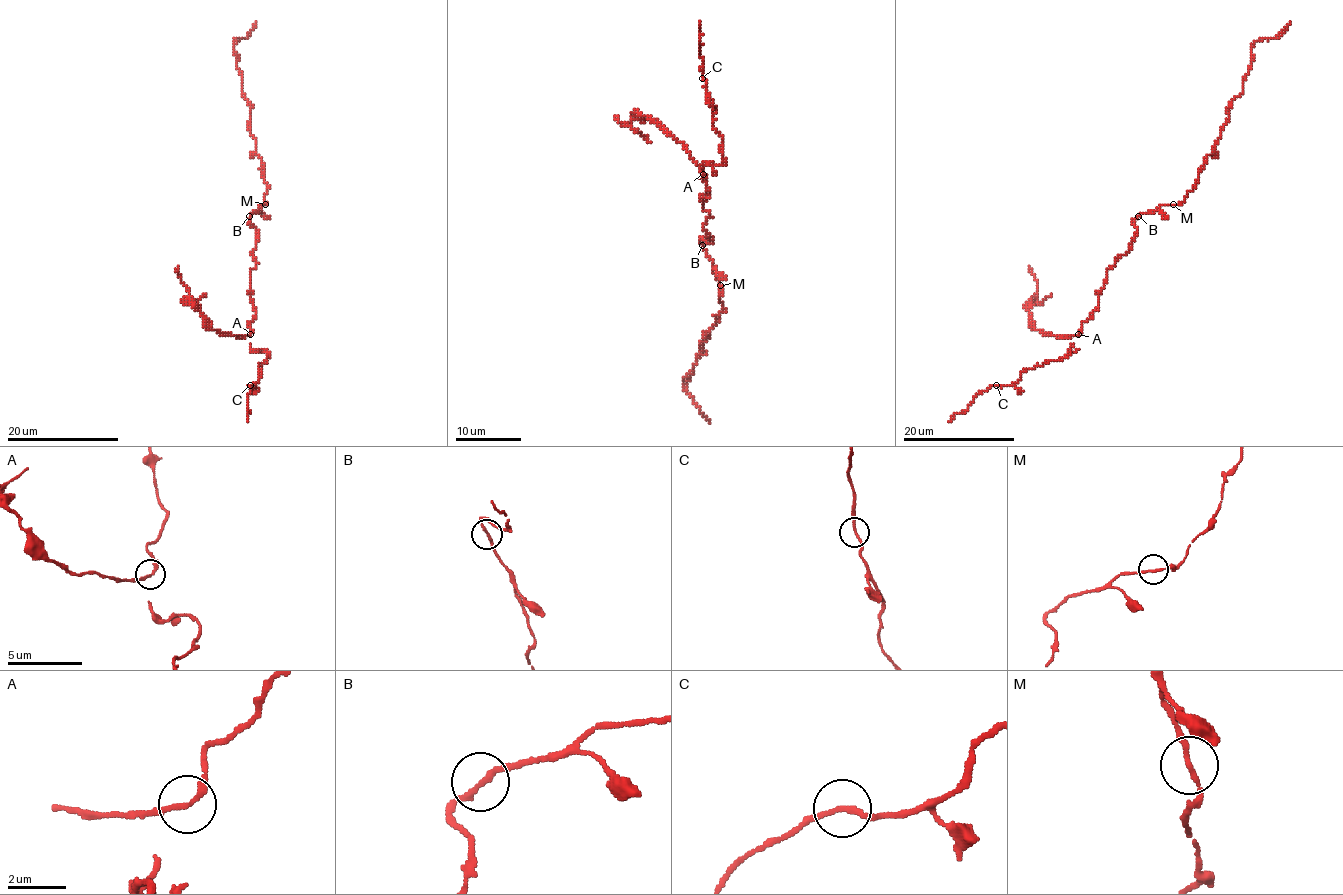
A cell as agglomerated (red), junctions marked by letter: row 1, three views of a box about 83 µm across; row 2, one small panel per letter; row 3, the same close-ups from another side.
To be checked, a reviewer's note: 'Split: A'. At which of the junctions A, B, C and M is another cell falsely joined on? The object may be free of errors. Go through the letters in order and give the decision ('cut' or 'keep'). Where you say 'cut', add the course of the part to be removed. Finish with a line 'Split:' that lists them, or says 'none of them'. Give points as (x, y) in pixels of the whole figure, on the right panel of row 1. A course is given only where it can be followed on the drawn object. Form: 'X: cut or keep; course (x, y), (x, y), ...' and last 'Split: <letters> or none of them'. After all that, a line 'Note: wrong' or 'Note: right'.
A: cut; course (1078, 335), (1043, 335), (1035, 328), (1028, 307), (1035, 297), (1038, 305), (1052, 294)
B: keep
C: keep
M: keep
Split: A
Note: right

